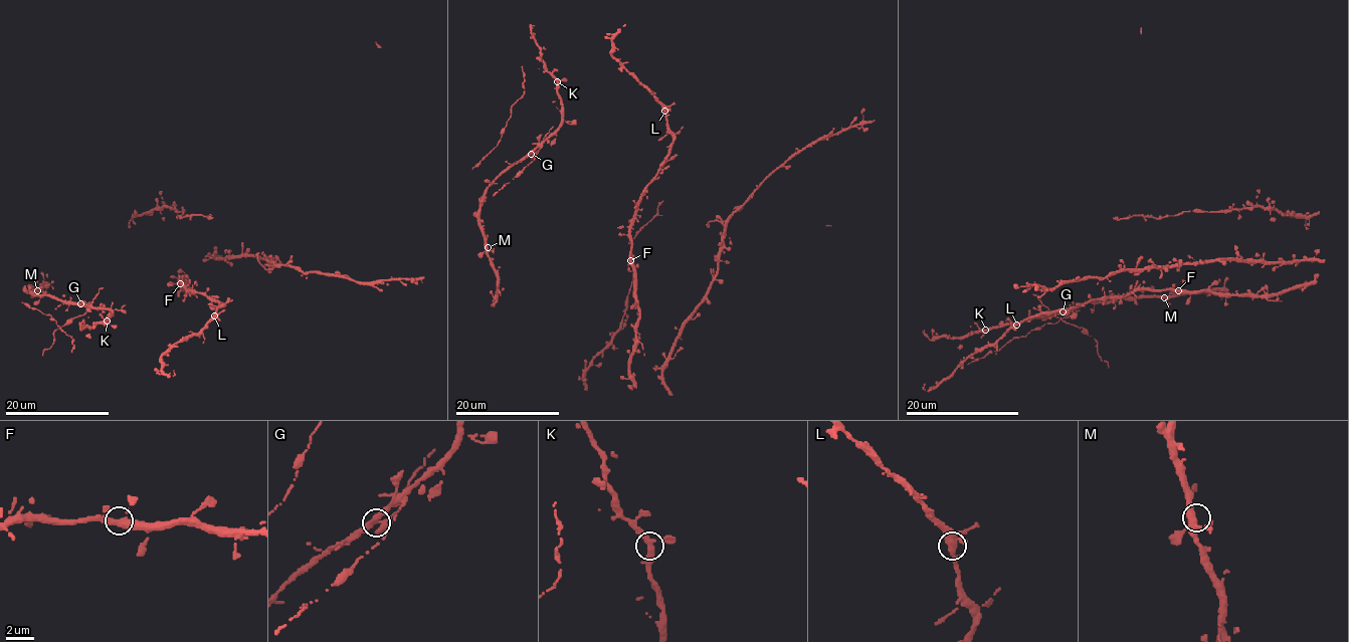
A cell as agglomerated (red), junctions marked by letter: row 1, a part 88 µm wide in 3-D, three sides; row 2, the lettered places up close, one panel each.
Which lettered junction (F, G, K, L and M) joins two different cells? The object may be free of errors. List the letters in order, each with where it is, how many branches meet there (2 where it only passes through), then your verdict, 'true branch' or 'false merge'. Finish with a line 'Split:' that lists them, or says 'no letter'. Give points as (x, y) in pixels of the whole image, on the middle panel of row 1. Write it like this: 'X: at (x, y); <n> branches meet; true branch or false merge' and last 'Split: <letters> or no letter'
F: at (630, 260); 5 branches meet; true branch
G: at (531, 154); 4 branches meet; true branch
K: at (557, 81); 4 branches meet; true branch
L: at (664, 111); 5 branches meet; true branch
M: at (488, 247); 5 branches meet; true branch
Split: no letter

